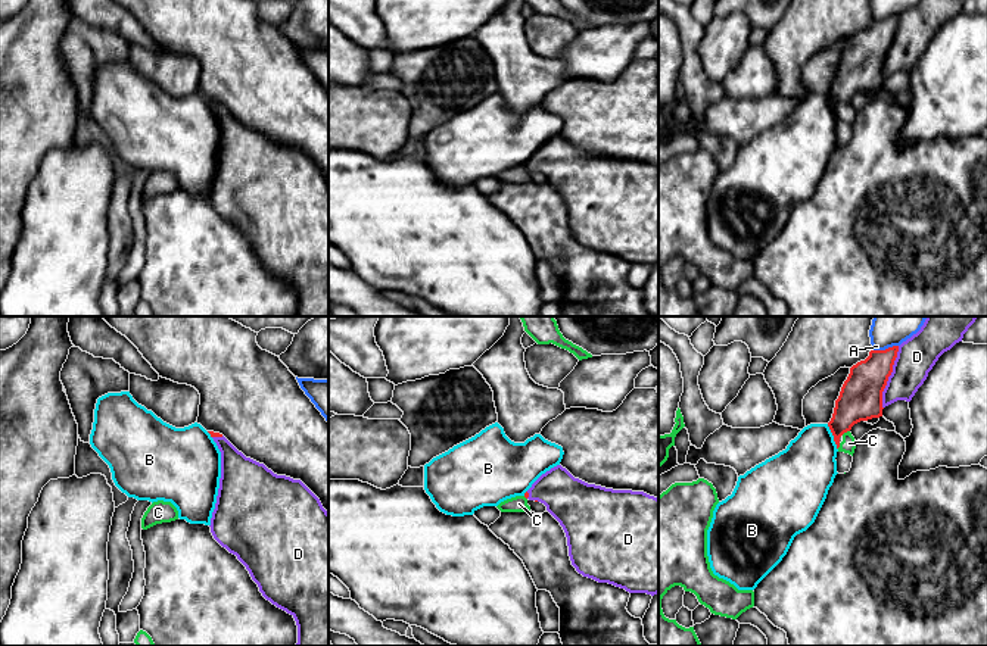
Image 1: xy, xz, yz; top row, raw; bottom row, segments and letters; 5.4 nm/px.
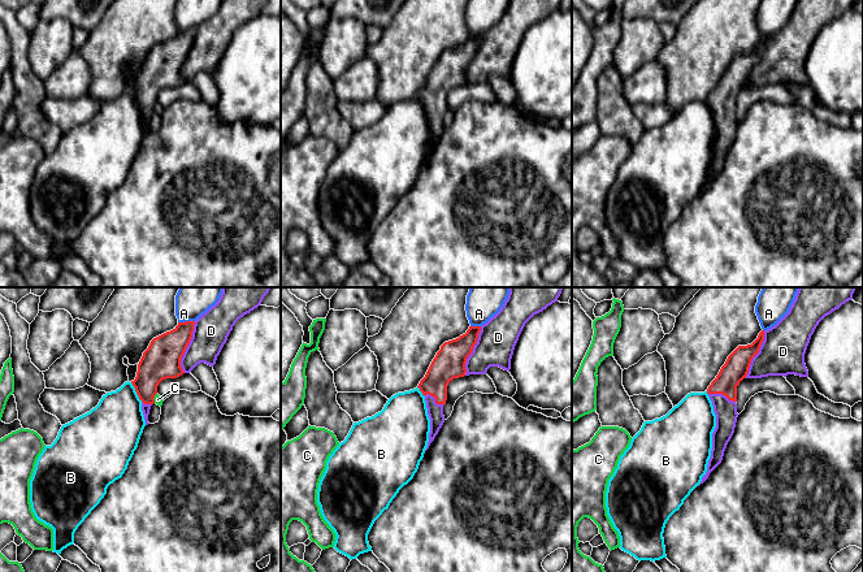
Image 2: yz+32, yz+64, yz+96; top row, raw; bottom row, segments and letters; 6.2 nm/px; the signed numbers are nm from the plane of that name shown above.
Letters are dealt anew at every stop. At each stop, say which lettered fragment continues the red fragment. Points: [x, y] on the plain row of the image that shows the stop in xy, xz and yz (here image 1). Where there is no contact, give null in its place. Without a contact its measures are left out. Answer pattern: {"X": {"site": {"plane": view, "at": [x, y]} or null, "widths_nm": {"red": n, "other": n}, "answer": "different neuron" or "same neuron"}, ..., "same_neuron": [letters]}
{"A": {"site": {"plane": "yz", "at": [886, 19]}, "widths_nm": {"red": 220, "other": 110}, "answer": "different neuron"}, "B": {"site": {"plane": "yz", "at": [834, 108]}, "widths_nm": {"red": 220, "other": 320}, "answer": "different neuron"}, "C": {"site": {"plane": "yz", "at": [844, 102]}, "widths_nm": {"red": 240, "other": 80}, "answer": "different neuron"}, "D": {"site": {"plane": "yz", "at": [889, 46]}, "widths_nm": {"red": 240, "other": 200}, "answer": "same neuron"}, "same_neuron": ["D"]}

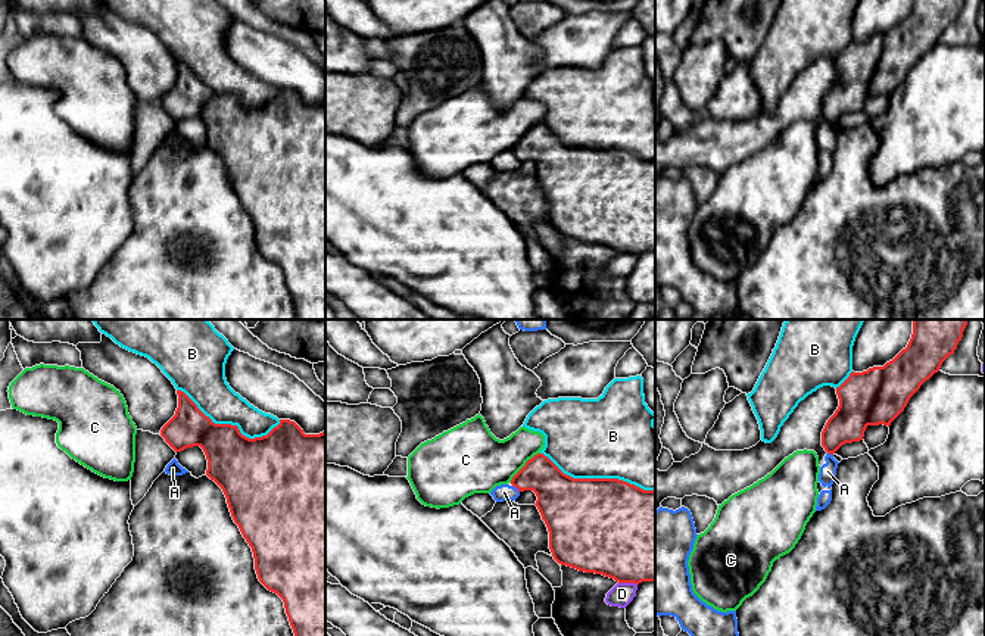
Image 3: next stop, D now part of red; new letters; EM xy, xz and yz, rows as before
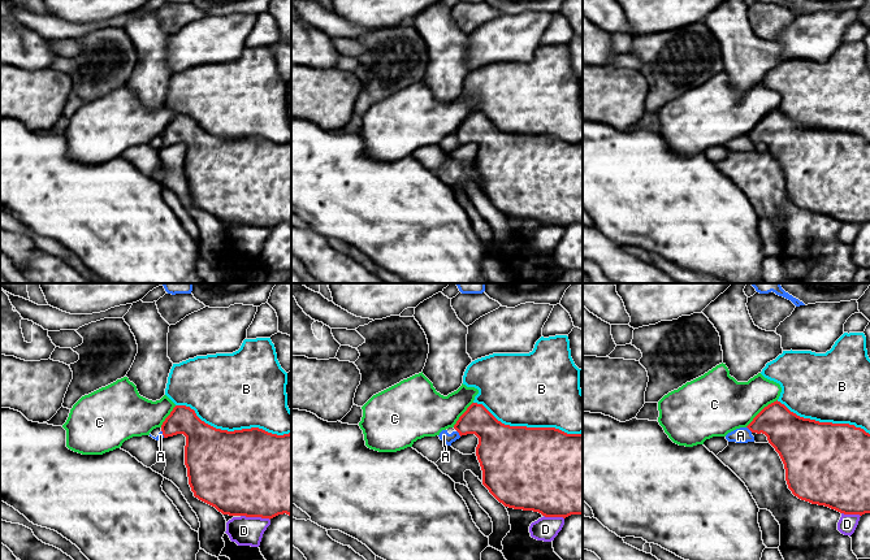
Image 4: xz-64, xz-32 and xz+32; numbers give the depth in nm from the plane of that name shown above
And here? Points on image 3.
{"A": {"site": {"plane": "xz", "at": [517, 158]}, "widths_nm": {"red": 280, "other": 90}, "answer": "different neuron"}, "B": {"site": {"plane": "xz", "at": [598, 149]}, "widths_nm": {"red": 500, "other": 460}, "answer": "different neuron"}, "C": {"site": {"plane": "xz", "at": [524, 136]}, "widths_nm": {"red": 240, "other": 320}, "answer": "different neuron"}, "D": {"site": {"plane": "xz", "at": [627, 252]}, "widths_nm": {"red": 500, "other": 120}, "answer": "different neuron"}, "same_neuron": []}

